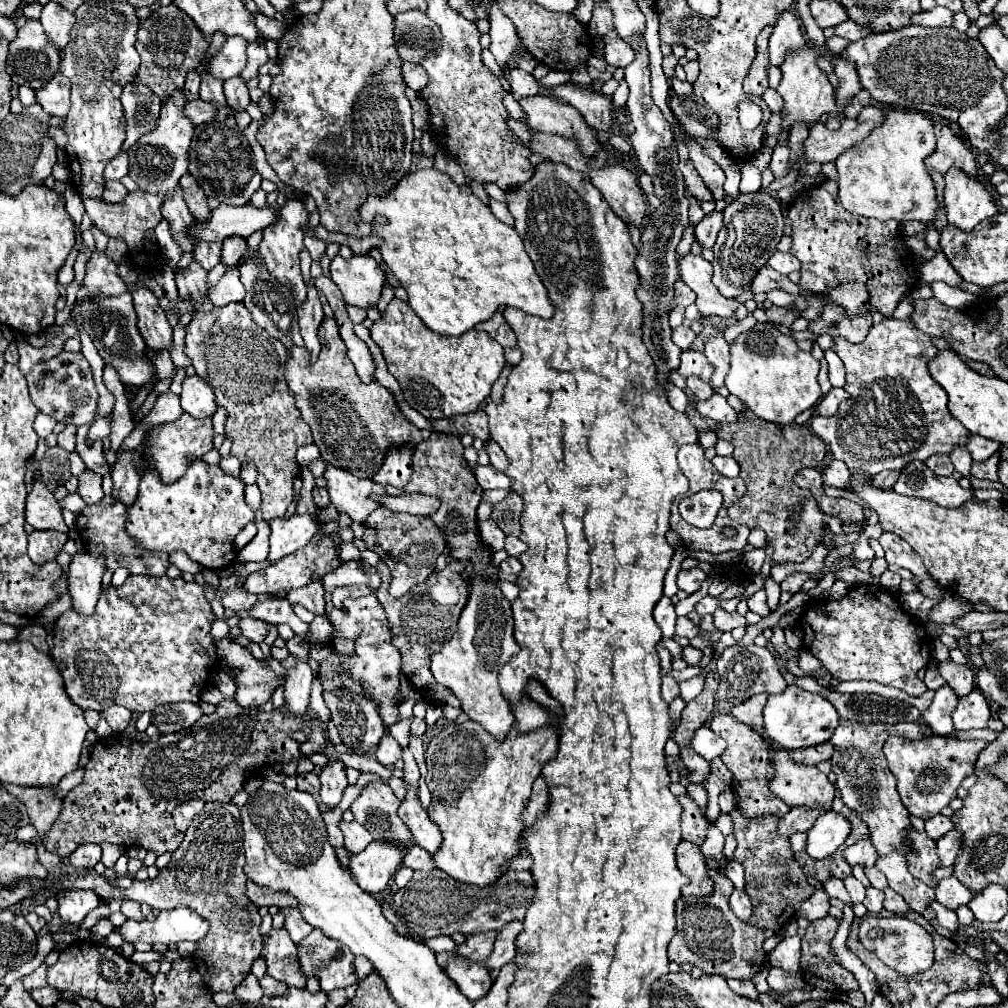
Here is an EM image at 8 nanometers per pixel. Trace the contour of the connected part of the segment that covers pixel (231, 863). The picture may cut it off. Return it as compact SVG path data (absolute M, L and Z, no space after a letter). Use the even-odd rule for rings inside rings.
M205 803L203 811L195 815L187 827L185 839L173 853L169 867L161 869L155 879L134 879L132 888L111 889L105 877L97 875L95 871L87 871L85 875L73 875L65 879L63 887L91 889L103 899L129 897L153 909L175 909L183 905L197 911L201 917L209 919L211 929L209 935L199 941L193 963L213 993L235 991L235 987L251 971L251 963L261 955L263 945L263 937L259 935L259 909L245 899L247 875L243 873L245 855L241 851L241 839L239 809L233 803Z

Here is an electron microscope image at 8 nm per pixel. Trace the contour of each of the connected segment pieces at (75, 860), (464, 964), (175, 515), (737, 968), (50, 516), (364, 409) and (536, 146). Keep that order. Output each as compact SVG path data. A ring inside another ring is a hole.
M85 843L69 855L69 863L75 869L93 869L99 863L99 859L101 859L101 847L93 843L91 845Z
M451 955L449 963L445 967L445 973L457 983L459 991L471 1001L485 997L491 987L489 973L483 965L471 963L469 959L463 959L457 955Z
M197 461L181 481L165 485L155 471L141 477L137 503L127 509L127 533L147 551L185 551L191 561L219 571L233 565L237 555L235 535L253 521L255 513L245 503L245 485L221 471L221 467Z
M717 871L709 873L715 883L711 897L679 897L677 901L677 935L667 947L669 959L675 963L693 963L705 975L721 975L725 979L753 979L753 975L757 975L765 965L765 933L757 927L749 927L729 909L729 891L733 891L731 879Z
M39 479L33 483L31 493L27 495L27 507L25 507L25 519L35 529L53 529L67 533L67 525L61 515L61 507L53 493L45 487L45 483Z
M333 317L321 323L319 339L325 345L315 361L315 373L305 347L293 347L289 351L289 389L295 393L295 405L301 411L301 419L313 431L313 443L319 447L321 459L333 467L349 471L355 477L371 479L381 469L391 447L417 447L423 441L421 431L403 417L385 387L379 383L365 385L357 379L357 373L345 355L345 345Z
M533 135L533 143L527 145L533 153L539 153L551 161L561 161L569 165L573 171L585 171L585 157L577 151L577 143L573 139L561 139L557 135Z

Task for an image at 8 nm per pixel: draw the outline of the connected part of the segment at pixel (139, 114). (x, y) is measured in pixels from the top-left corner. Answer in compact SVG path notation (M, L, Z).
M129 83L121 95L121 105L127 123L127 139L121 151L127 151L145 131L153 129L153 123L157 123L161 101L157 99L157 95L149 93L149 87L133 87Z

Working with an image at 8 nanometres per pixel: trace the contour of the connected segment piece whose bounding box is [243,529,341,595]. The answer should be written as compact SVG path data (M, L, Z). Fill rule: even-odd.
M321 529L317 535L313 535L313 539L305 547L301 547L293 555L287 555L285 559L279 559L277 563L251 573L243 587L249 593L255 593L255 595L259 595L259 593L277 593L281 589L289 591L289 589L309 585L313 581L313 577L323 577L323 575L335 571L337 567L341 567L341 561L339 561L339 555L337 555L337 543L333 541L331 535L325 533L325 529Z

